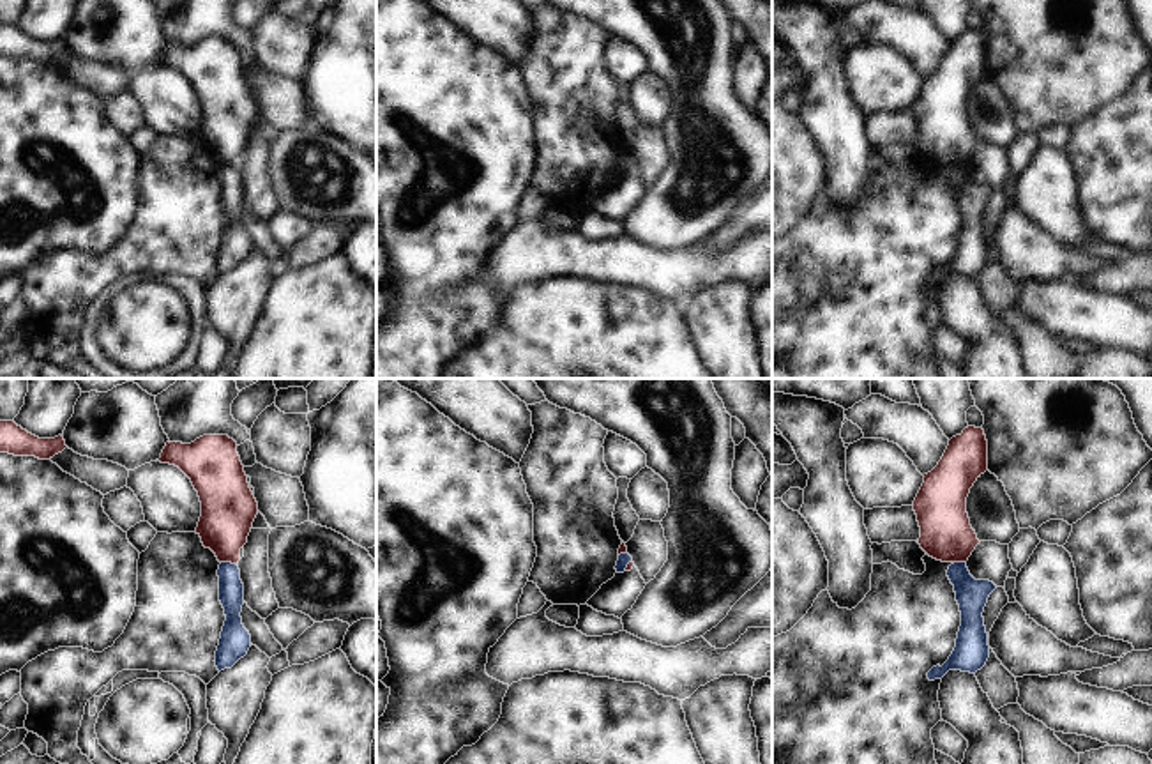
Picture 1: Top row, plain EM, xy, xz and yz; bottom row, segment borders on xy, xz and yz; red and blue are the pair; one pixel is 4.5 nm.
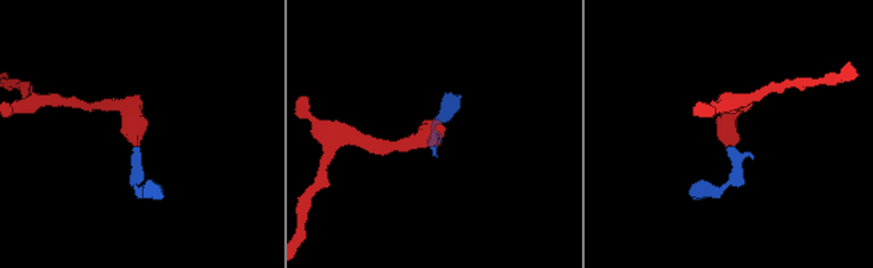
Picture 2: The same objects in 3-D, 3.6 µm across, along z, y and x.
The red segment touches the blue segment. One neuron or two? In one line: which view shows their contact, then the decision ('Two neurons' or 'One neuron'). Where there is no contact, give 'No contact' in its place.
Touches red in xy. Two neurons.

